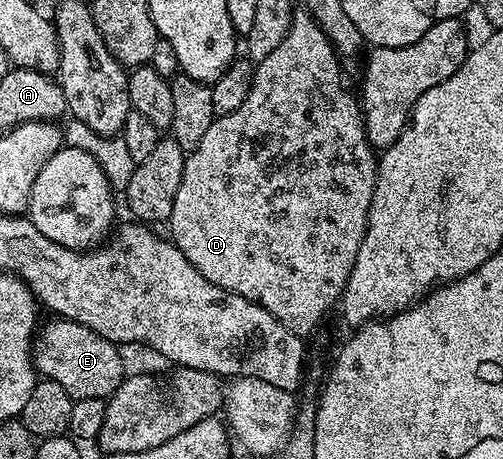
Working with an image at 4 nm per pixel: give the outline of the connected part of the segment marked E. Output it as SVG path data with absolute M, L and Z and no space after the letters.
M50 317L45 323L46 320L41 324L40 334L32 347L35 372L43 380L59 384L73 400L84 397L109 399L128 371L122 364L122 355L118 352L121 350L100 337L100 333L92 333L92 329L71 319Z

